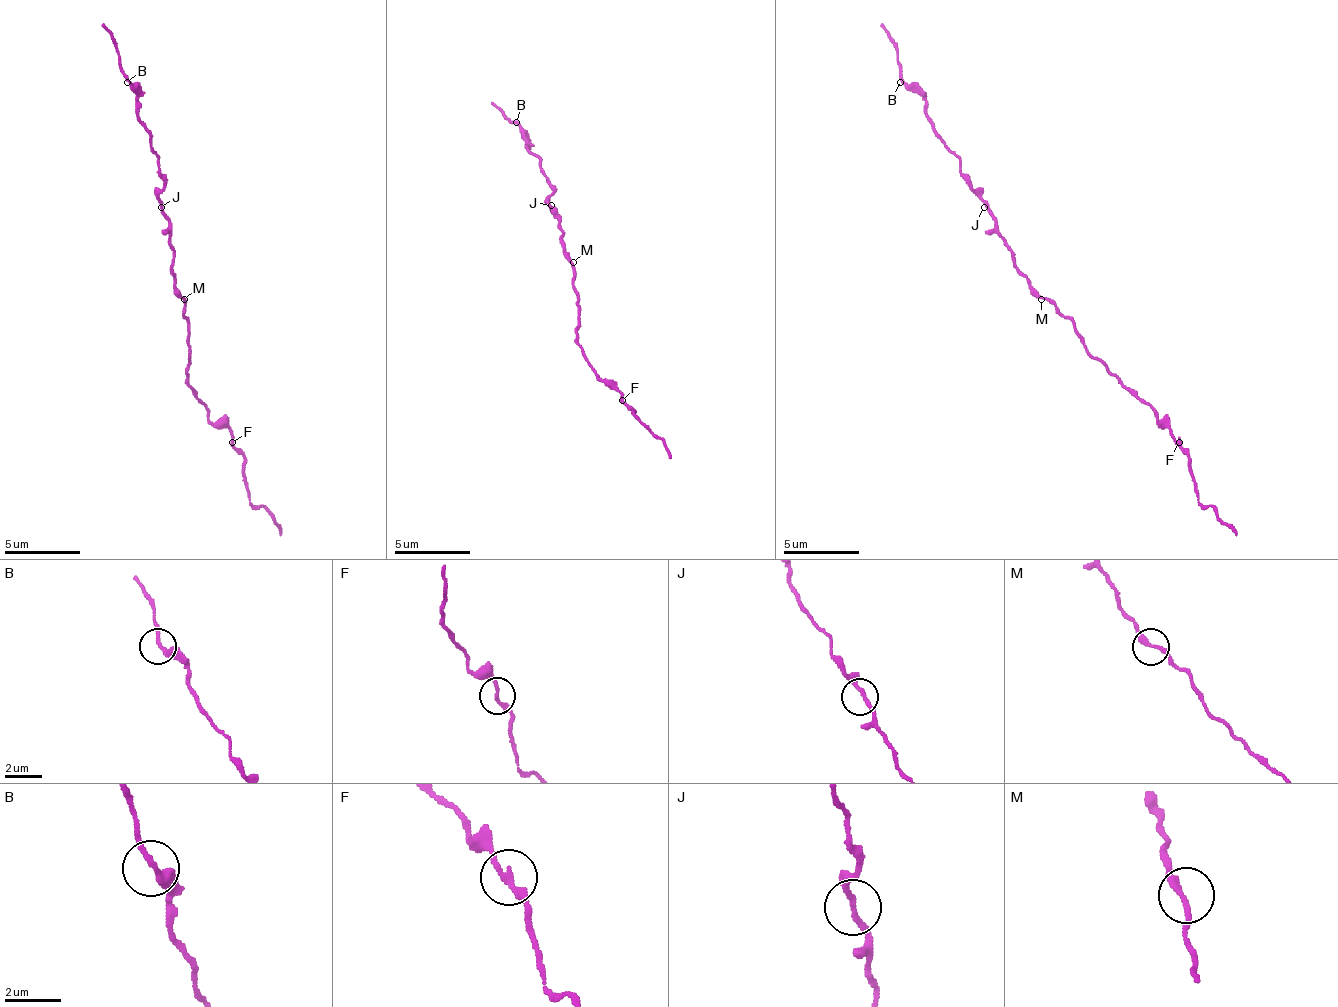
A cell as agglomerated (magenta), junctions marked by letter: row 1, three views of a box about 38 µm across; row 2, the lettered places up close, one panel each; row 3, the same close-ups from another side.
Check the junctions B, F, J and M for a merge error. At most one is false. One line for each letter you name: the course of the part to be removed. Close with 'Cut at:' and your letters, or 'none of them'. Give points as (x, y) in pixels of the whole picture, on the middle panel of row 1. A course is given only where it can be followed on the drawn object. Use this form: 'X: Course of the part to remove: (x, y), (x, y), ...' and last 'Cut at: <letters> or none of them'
Cut at: none of them

